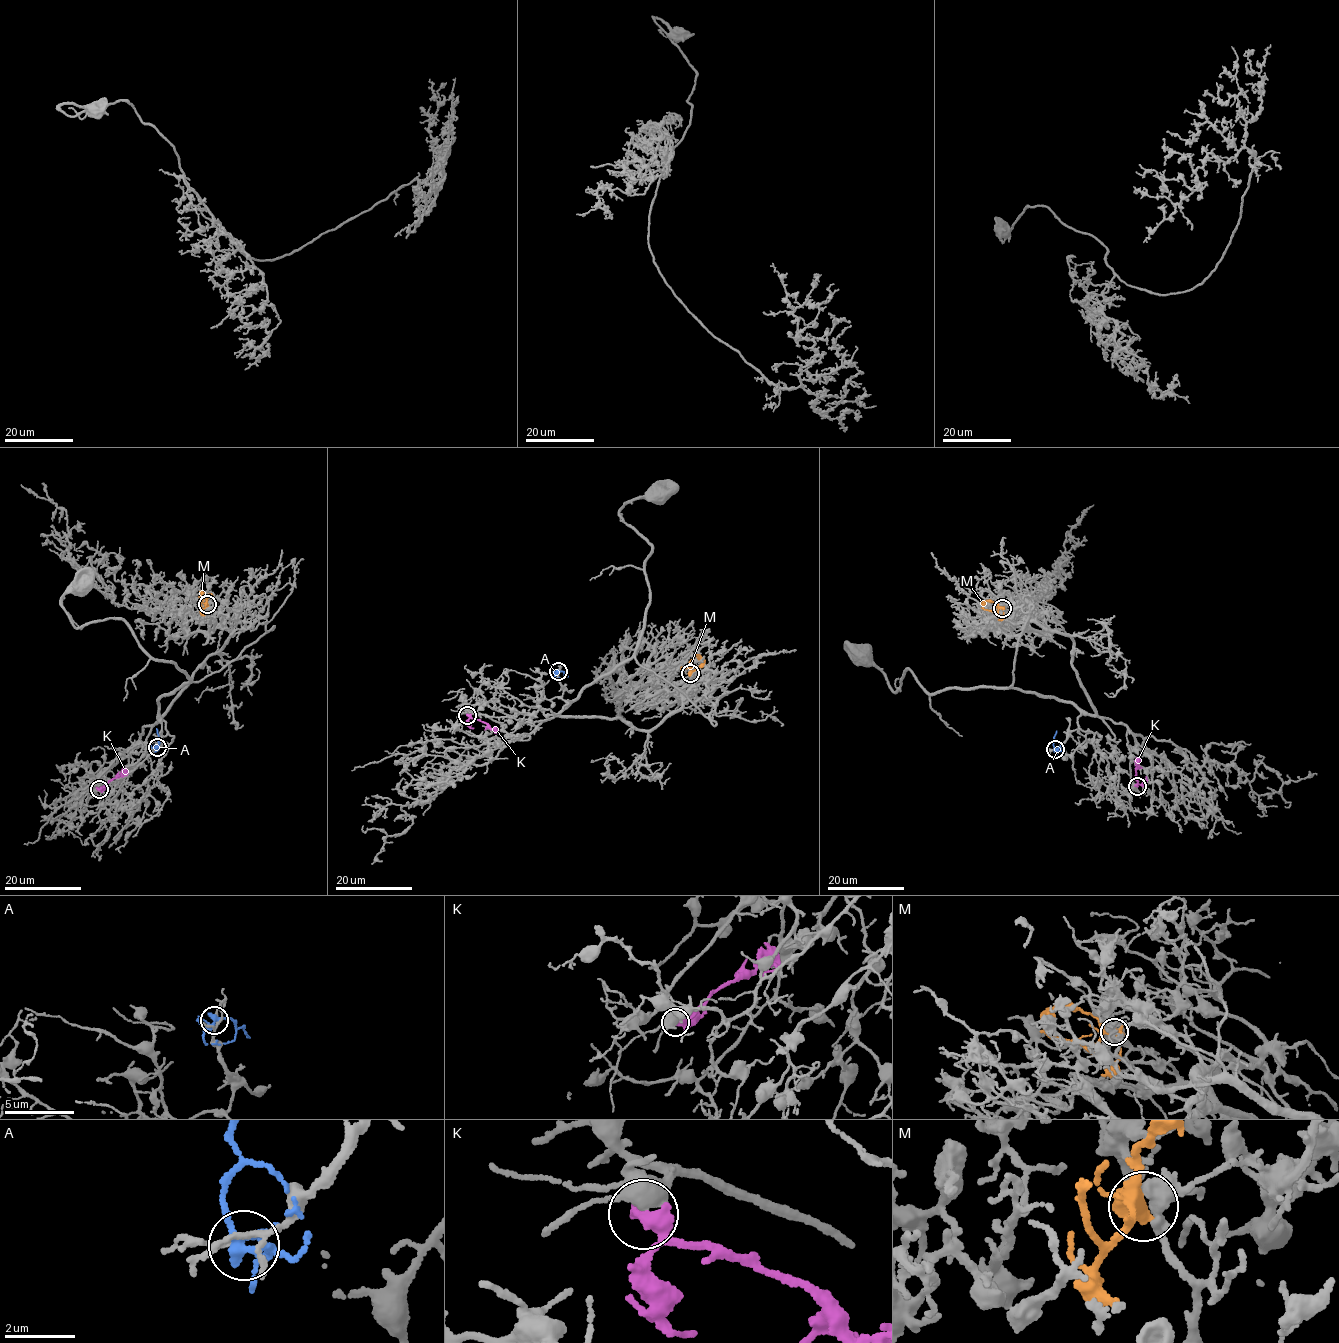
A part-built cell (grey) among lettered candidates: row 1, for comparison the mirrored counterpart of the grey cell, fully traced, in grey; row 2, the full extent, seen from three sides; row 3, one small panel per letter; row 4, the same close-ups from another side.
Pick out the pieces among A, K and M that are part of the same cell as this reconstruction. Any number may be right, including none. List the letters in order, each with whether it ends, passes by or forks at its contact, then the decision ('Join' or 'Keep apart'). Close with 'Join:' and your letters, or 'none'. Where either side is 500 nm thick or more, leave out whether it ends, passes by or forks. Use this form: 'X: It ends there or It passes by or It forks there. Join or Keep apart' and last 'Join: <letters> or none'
A: It forks there. Keep apart
K: It passes by. Keep apart
M: It forks there. Join
Join: M

